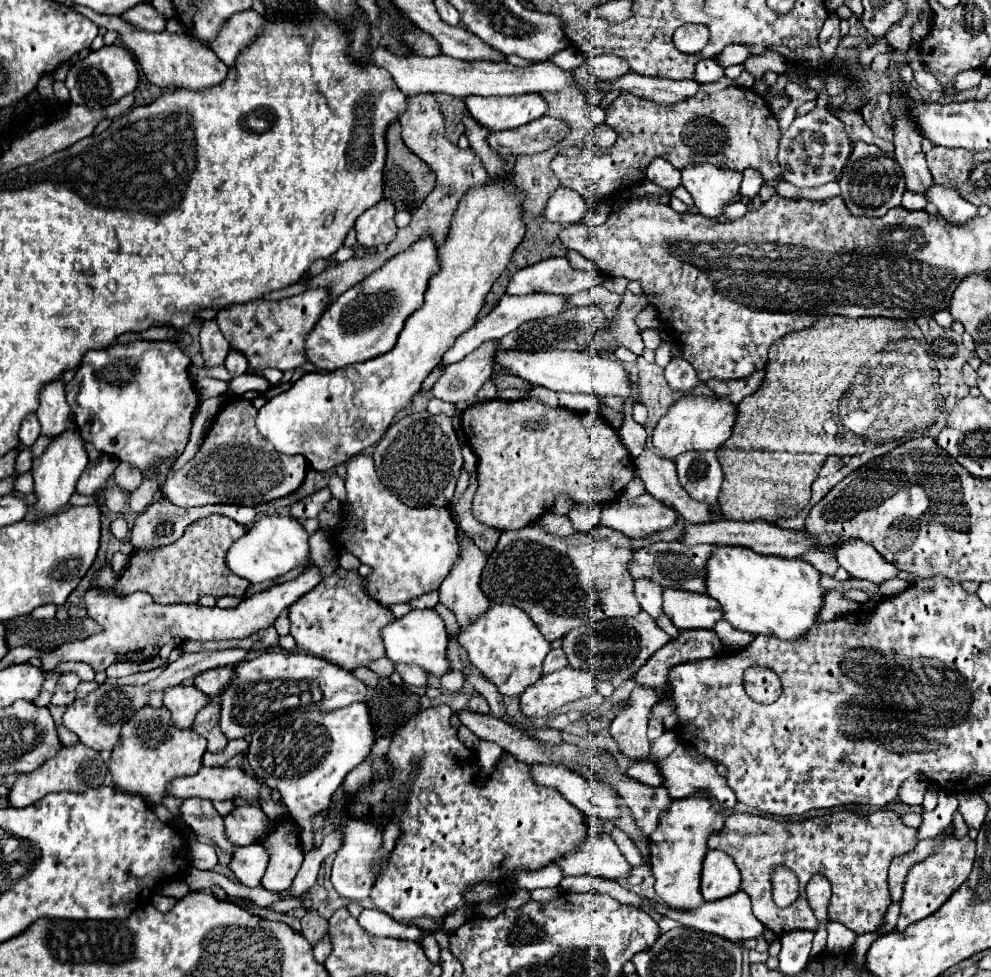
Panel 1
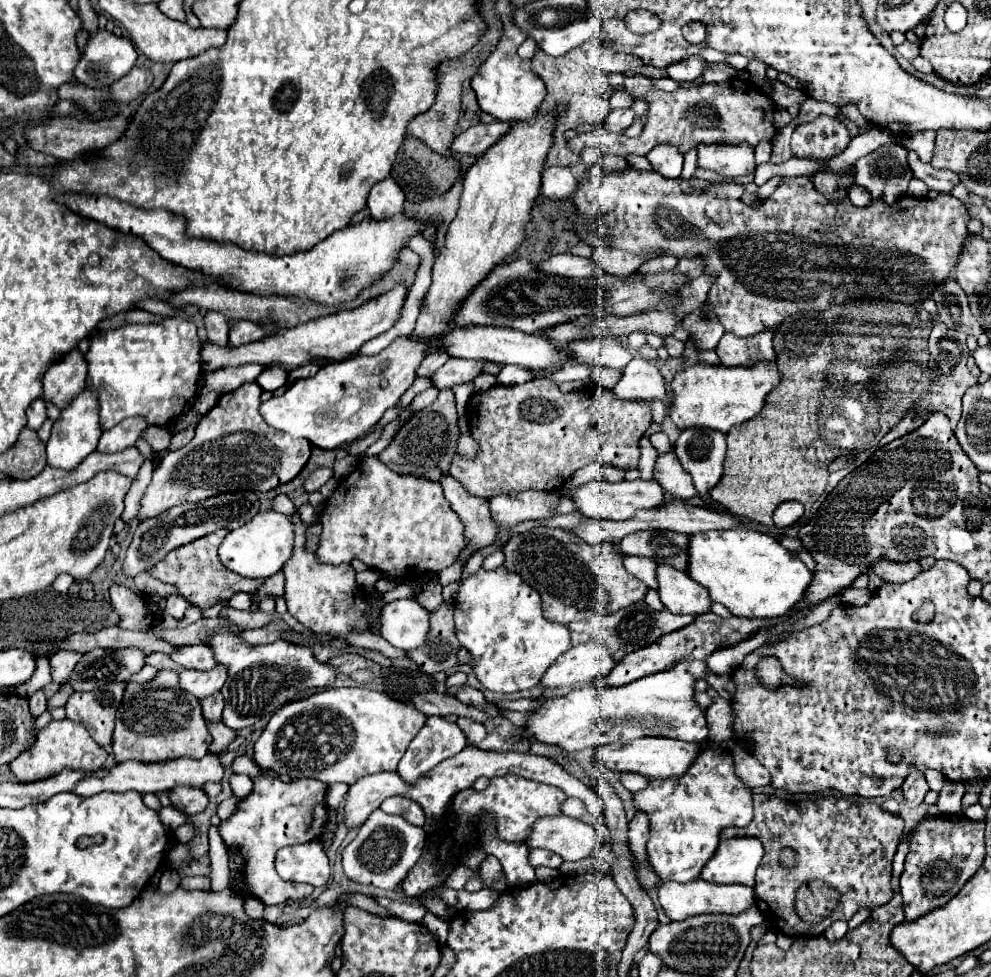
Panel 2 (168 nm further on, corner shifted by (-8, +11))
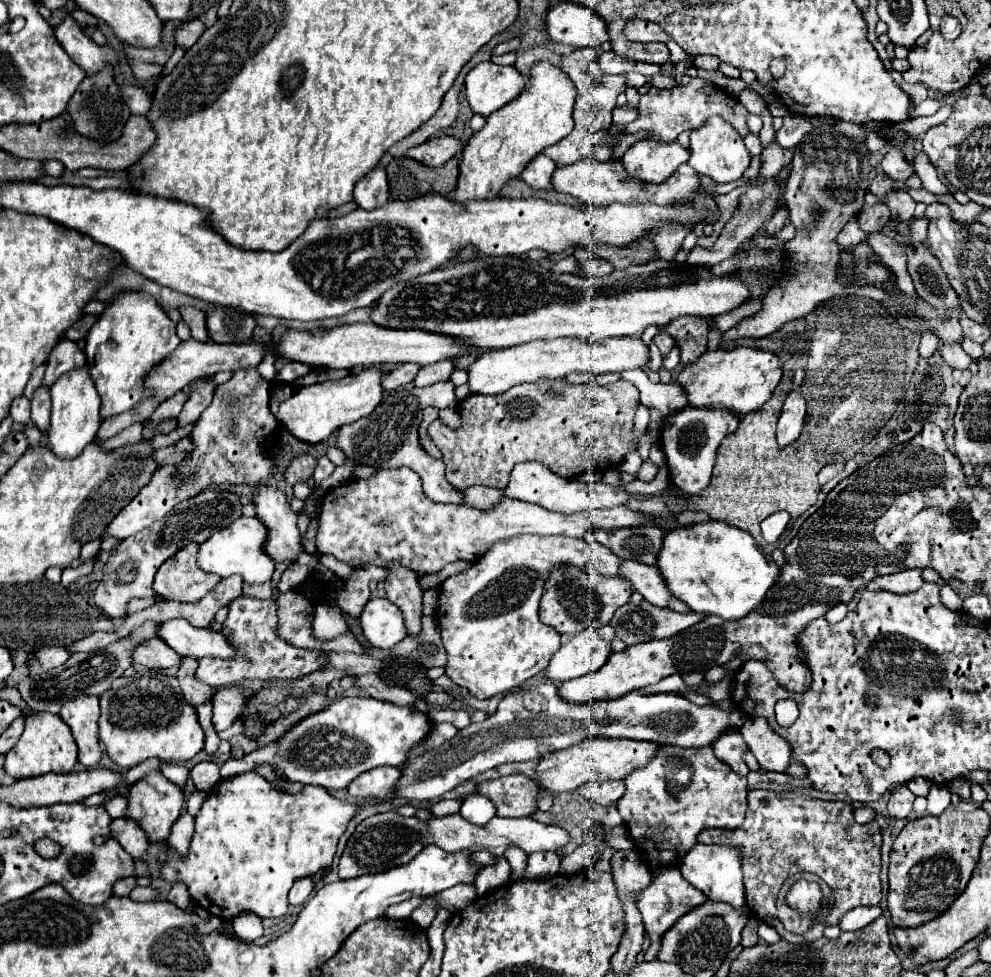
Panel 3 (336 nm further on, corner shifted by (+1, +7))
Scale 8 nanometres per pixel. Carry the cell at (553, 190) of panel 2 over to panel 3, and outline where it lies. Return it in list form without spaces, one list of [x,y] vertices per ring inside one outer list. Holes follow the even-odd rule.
[[[539,153],[535,159],[529,161],[525,171],[521,173],[521,179],[535,189],[547,189],[547,187],[551,187],[551,175],[553,175],[555,167],[557,165],[547,155]]]

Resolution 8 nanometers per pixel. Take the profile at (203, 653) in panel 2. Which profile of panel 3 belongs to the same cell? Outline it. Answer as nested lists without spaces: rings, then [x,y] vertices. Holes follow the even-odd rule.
[[[155,637],[141,641],[131,653],[131,663],[141,663],[149,669],[167,669],[179,665],[179,661],[181,657],[171,647],[159,643]]]

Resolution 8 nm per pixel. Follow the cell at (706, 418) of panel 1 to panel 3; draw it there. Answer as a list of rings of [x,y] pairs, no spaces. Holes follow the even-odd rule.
[[[735,347],[703,353],[703,357],[695,361],[695,365],[689,365],[687,369],[679,371],[677,381],[687,391],[691,405],[721,403],[741,417],[761,409],[761,405],[773,395],[777,383],[781,381],[781,375],[783,365],[777,355],[753,347]]]

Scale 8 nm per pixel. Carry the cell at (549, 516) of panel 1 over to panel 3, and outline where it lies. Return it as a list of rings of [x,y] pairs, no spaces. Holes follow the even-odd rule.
[[[467,487],[467,489],[459,489],[459,493],[463,495],[465,505],[475,507],[475,509],[489,509],[491,505],[495,505],[495,501],[503,499],[503,491],[501,489],[493,489],[493,487]]]

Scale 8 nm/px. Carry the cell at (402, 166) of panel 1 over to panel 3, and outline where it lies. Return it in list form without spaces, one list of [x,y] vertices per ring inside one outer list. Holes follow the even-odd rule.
[[[397,157],[387,165],[391,199],[415,199],[427,193],[447,195],[455,191],[459,159],[449,159],[441,167],[425,167],[413,159]]]

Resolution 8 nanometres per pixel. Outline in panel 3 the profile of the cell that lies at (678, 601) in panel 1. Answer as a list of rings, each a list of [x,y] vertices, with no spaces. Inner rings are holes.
[[[623,561],[619,565],[619,575],[631,583],[631,587],[641,593],[649,603],[657,607],[667,607],[671,593],[663,585],[663,577],[659,577],[659,569],[651,565],[643,565],[637,561]]]

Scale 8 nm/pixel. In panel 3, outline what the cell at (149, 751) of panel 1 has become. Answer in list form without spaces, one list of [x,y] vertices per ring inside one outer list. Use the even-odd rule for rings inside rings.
[[[155,669],[119,677],[99,701],[99,737],[107,747],[109,759],[117,765],[135,767],[145,759],[161,759],[167,763],[187,761],[203,749],[205,733],[197,721],[195,709],[185,701],[177,677]]]

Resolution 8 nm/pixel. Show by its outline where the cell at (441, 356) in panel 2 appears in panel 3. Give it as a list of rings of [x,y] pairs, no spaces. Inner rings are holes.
[[[401,363],[395,369],[391,369],[385,377],[383,377],[383,391],[393,391],[405,383],[411,383],[415,379],[415,373],[419,371],[419,365],[415,363]]]

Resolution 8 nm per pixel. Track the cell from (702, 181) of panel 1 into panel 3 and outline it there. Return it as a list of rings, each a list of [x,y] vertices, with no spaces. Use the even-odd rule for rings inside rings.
[[[709,117],[701,129],[691,131],[691,157],[689,165],[699,173],[715,183],[731,183],[743,177],[745,169],[749,167],[751,155],[739,137],[739,133],[733,129],[731,123],[727,123],[723,117]]]

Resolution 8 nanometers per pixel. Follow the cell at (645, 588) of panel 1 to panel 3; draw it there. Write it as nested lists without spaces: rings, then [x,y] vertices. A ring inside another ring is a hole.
[[[519,535],[505,541],[495,541],[491,549],[473,561],[467,569],[447,577],[439,589],[439,629],[441,641],[447,651],[445,675],[461,689],[465,689],[475,699],[489,699],[499,693],[507,693],[519,687],[529,677],[547,669],[551,655],[559,649],[559,633],[543,625],[537,617],[539,599],[543,595],[543,585],[547,573],[557,565],[579,567],[585,573],[599,573],[607,577],[619,575],[619,557],[603,549],[603,545],[593,545],[583,539],[571,537],[537,537]]]

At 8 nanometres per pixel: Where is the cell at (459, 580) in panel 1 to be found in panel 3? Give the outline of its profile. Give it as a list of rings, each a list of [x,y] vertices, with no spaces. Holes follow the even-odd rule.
[[[443,381],[443,383],[435,383],[435,385],[429,385],[429,387],[413,387],[413,389],[395,389],[391,393],[385,393],[383,401],[375,407],[375,411],[359,421],[353,421],[349,425],[343,425],[339,427],[337,431],[337,441],[335,441],[335,447],[341,449],[345,453],[347,459],[355,461],[357,465],[369,465],[369,467],[375,467],[375,469],[395,469],[395,467],[409,467],[413,469],[421,481],[423,481],[423,491],[429,499],[437,501],[437,503],[457,503],[461,505],[463,501],[459,501],[459,493],[457,489],[445,479],[445,473],[443,473],[443,461],[439,459],[433,459],[429,453],[423,451],[421,443],[419,443],[419,423],[421,423],[421,411],[425,407],[437,407],[438,409],[445,409],[445,407],[456,407],[458,405],[455,397],[455,385],[451,381]]]

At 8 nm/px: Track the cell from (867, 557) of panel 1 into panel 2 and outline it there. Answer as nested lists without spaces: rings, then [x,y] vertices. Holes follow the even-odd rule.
[[[878,559],[872,563],[872,571],[880,575],[888,583],[904,583],[920,573],[918,561],[908,561],[908,563],[892,563],[890,559]]]

